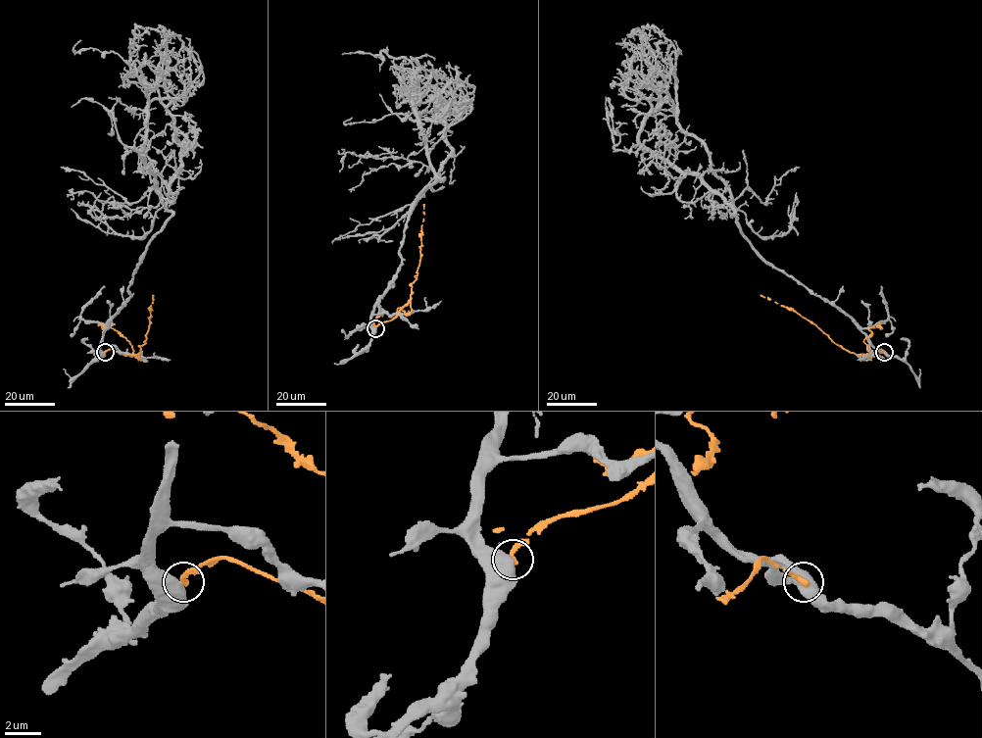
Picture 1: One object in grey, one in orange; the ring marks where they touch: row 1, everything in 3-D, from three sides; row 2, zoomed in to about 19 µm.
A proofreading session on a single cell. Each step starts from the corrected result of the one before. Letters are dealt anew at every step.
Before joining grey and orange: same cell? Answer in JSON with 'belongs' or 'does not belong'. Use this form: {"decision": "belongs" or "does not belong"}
{"decision": "does not belong"}

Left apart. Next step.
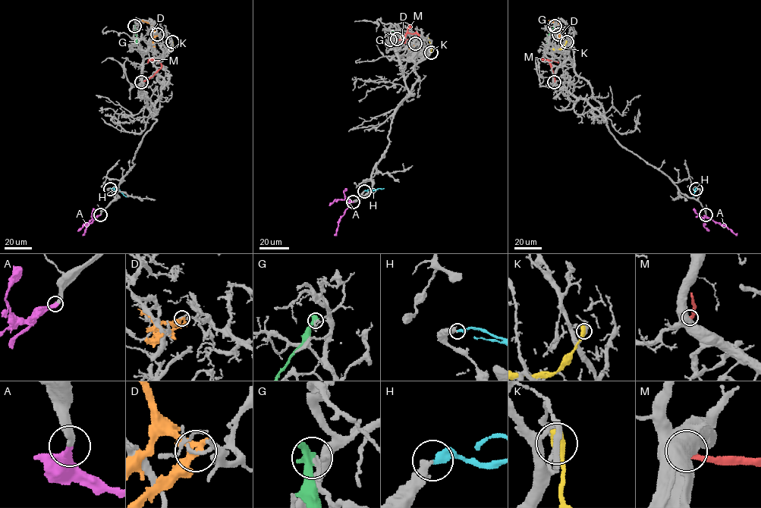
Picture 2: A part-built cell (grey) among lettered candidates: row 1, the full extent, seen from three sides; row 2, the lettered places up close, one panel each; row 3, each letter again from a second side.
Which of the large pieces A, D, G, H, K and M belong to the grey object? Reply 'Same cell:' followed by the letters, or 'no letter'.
Same cell: A

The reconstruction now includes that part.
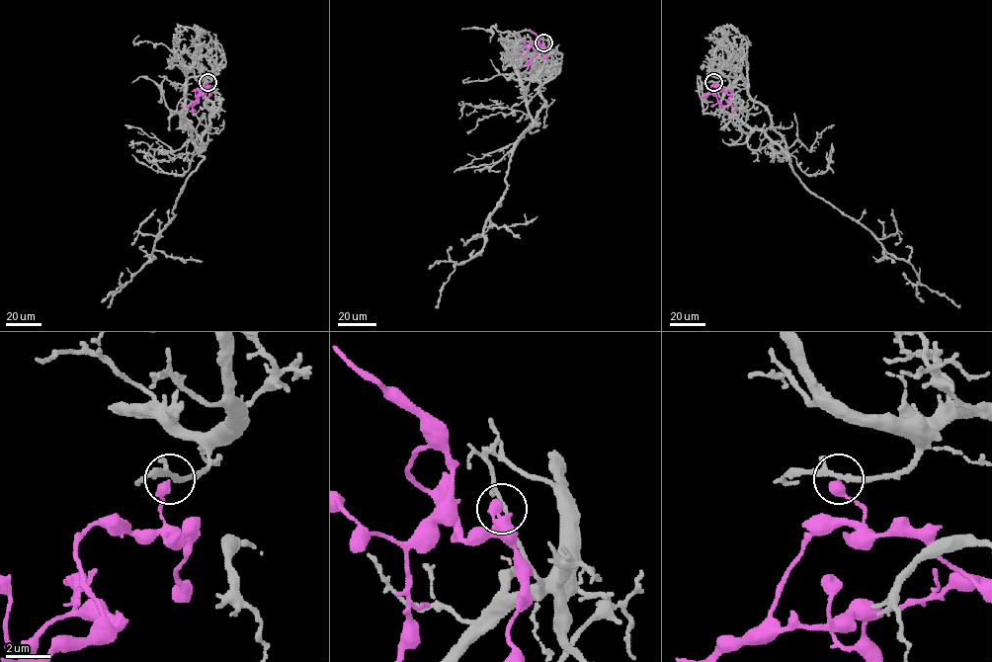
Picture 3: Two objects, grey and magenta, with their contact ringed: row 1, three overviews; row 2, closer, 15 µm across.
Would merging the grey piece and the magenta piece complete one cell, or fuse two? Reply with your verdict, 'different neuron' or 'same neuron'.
different neuron

